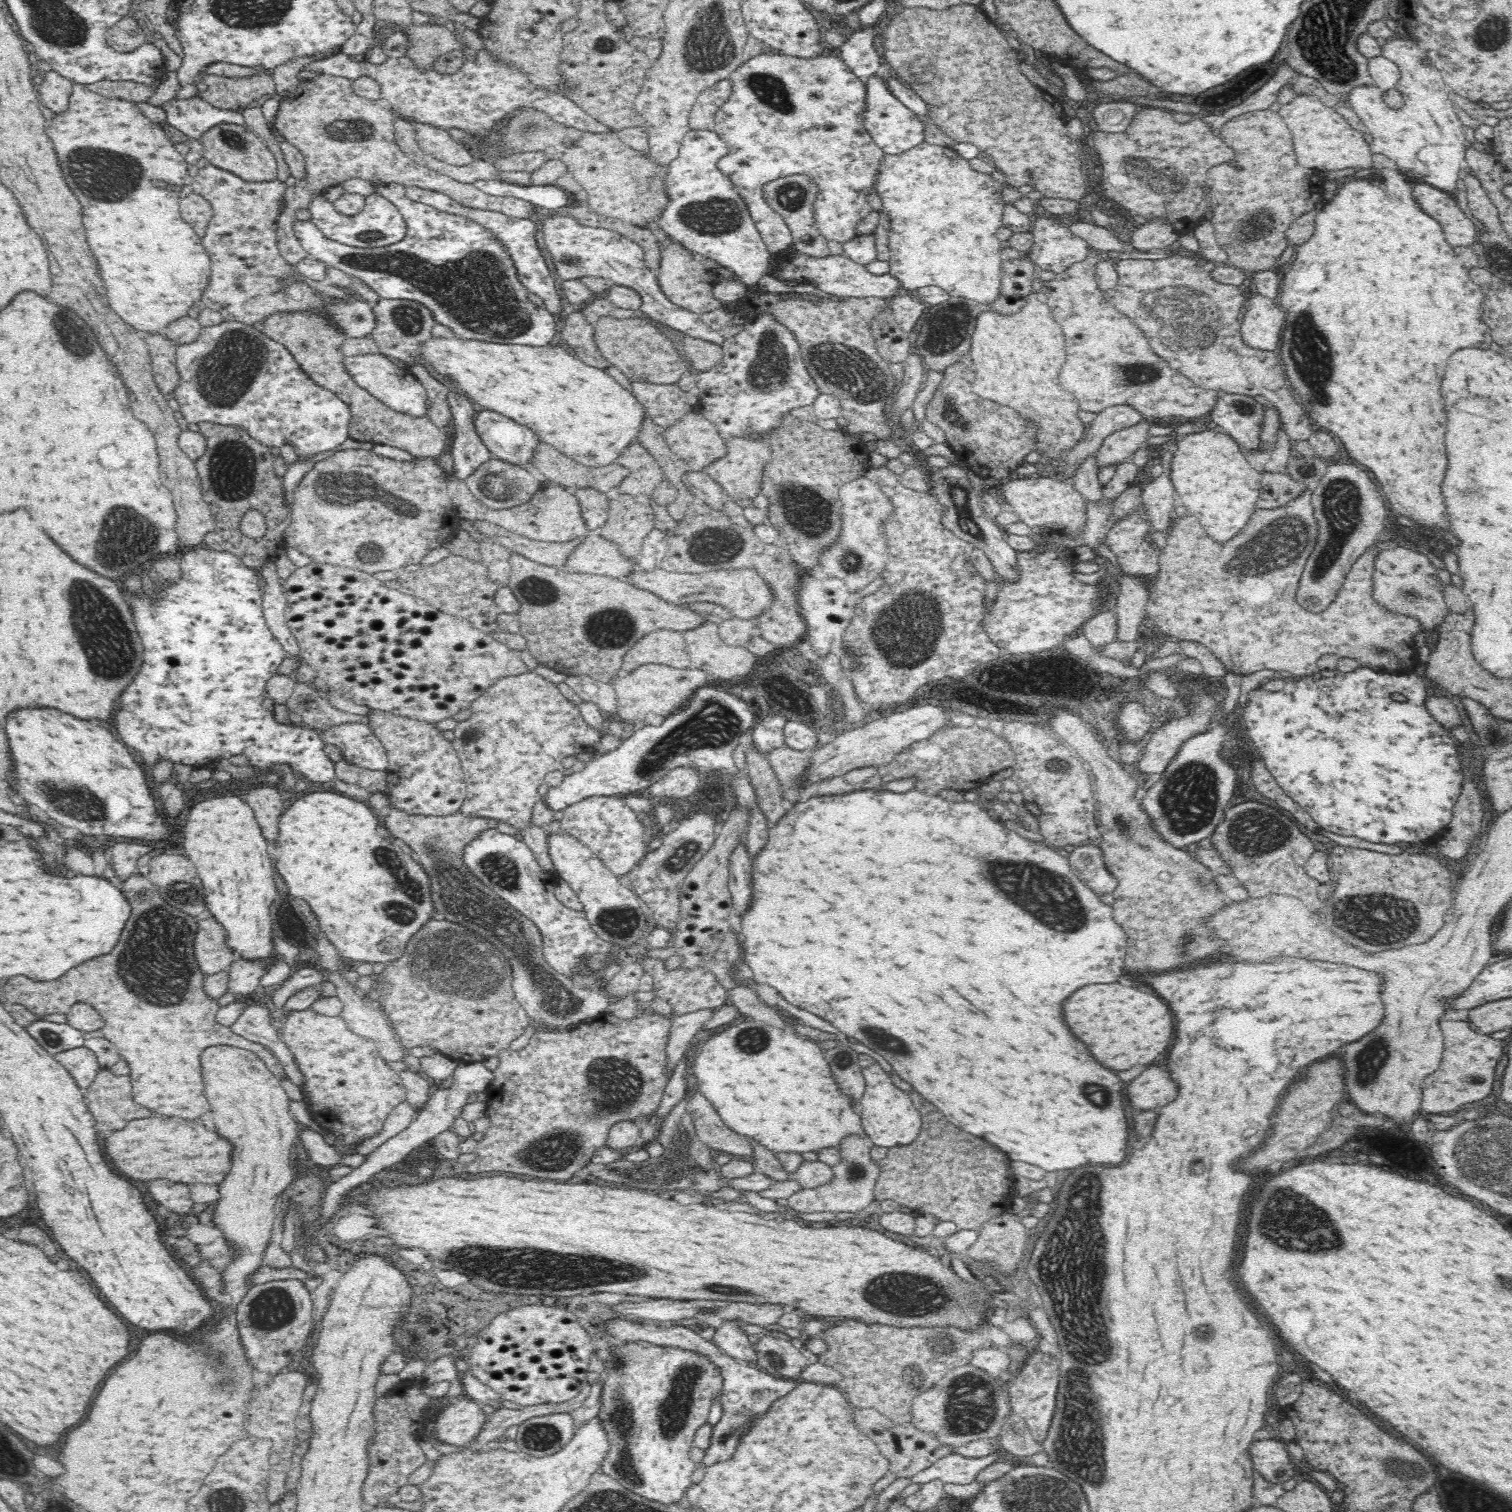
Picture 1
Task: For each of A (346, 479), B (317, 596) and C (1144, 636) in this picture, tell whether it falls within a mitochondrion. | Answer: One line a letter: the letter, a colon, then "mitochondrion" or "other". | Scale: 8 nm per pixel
A: mitochondrion
B: other
C: other

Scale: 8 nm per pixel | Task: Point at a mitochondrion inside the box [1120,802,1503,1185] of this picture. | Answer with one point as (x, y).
(1393, 924)

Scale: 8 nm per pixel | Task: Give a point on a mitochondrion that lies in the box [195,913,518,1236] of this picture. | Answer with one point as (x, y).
(453, 949)

